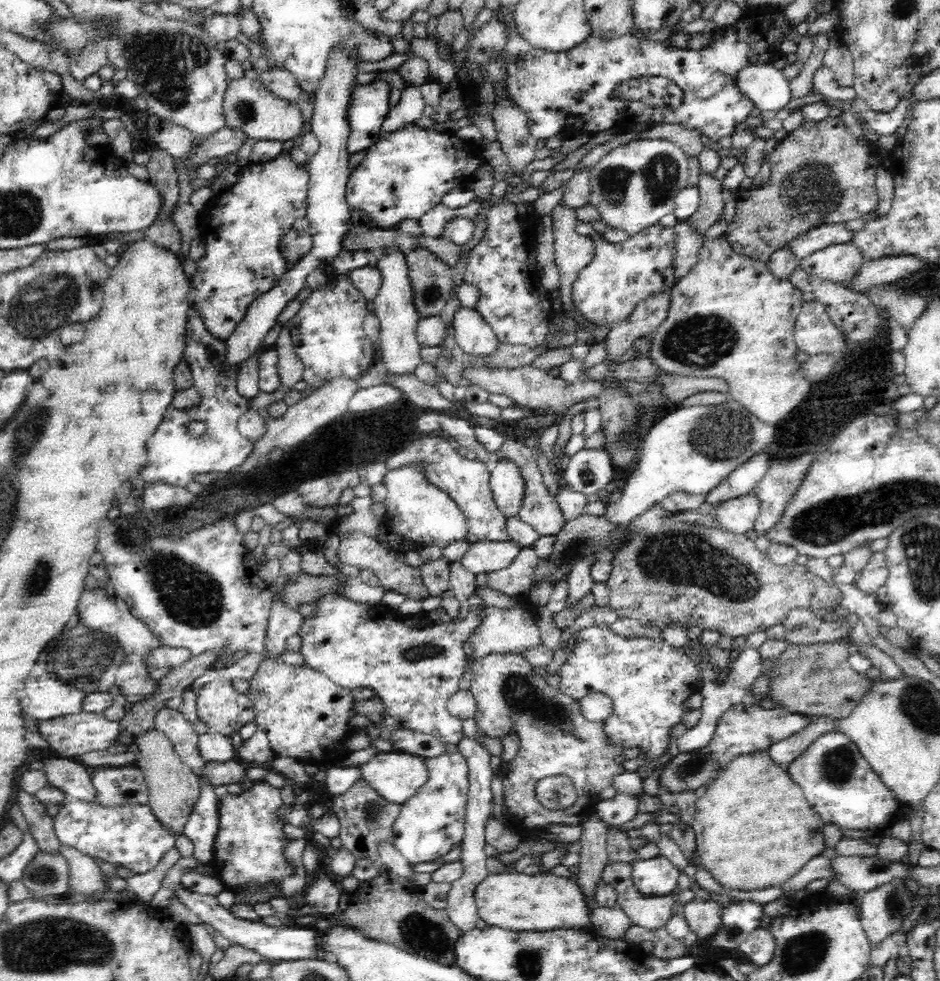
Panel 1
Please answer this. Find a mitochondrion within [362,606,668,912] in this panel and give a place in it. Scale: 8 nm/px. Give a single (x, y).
(519, 692)

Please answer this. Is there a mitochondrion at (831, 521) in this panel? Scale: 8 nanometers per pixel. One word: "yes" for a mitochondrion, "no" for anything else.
yes

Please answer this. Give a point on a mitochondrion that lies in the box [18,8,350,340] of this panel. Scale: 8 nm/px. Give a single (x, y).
(164, 63)

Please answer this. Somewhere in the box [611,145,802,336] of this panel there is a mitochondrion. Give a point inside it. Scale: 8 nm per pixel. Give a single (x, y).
(661, 174)

